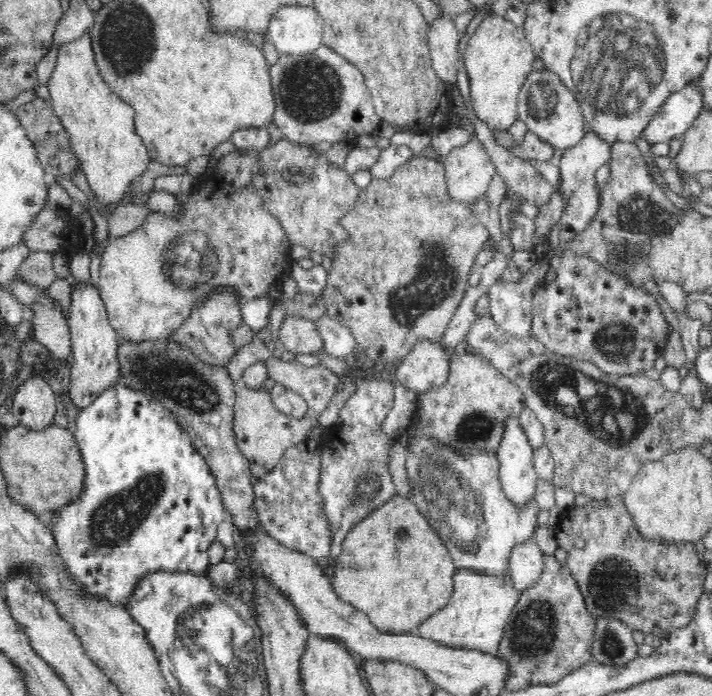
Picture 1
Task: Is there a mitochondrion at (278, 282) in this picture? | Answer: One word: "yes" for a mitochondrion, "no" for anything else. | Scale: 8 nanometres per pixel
no

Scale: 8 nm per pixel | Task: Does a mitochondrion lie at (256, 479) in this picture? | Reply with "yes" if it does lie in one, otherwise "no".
no

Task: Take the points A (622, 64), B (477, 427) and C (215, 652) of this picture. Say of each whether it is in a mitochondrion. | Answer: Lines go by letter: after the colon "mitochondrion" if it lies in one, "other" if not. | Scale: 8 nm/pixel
A: mitochondrion
B: mitochondrion
C: mitochondrion

